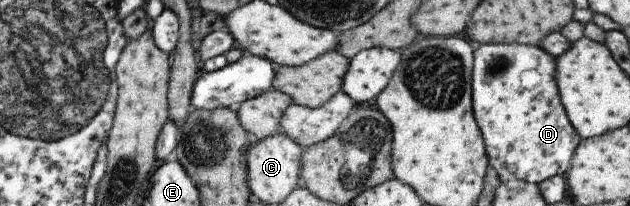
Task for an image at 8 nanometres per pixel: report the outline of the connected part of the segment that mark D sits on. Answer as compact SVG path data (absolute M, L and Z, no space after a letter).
M482 43L478 48L476 48L476 50L473 50L473 67L471 70L471 109L474 120L481 132L488 165L496 171L500 183L519 183L526 181L527 183L538 184L541 180L550 178L554 175L562 177L562 174L568 170L572 153L575 151L581 138L569 123L566 113L562 108L559 94L555 88L555 60L544 51L543 48L541 49L536 45L523 45L516 43Z

